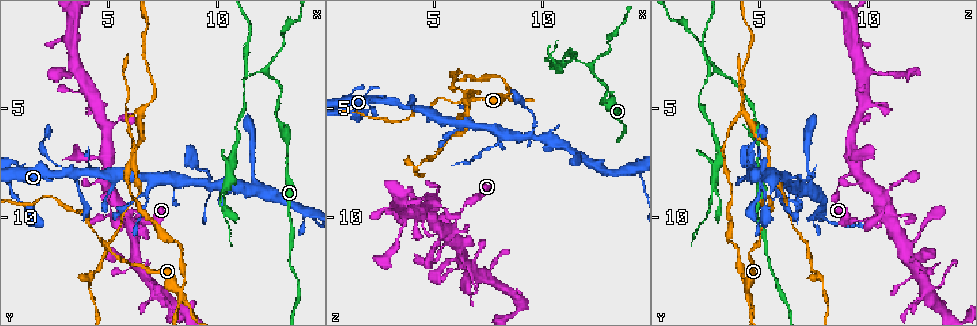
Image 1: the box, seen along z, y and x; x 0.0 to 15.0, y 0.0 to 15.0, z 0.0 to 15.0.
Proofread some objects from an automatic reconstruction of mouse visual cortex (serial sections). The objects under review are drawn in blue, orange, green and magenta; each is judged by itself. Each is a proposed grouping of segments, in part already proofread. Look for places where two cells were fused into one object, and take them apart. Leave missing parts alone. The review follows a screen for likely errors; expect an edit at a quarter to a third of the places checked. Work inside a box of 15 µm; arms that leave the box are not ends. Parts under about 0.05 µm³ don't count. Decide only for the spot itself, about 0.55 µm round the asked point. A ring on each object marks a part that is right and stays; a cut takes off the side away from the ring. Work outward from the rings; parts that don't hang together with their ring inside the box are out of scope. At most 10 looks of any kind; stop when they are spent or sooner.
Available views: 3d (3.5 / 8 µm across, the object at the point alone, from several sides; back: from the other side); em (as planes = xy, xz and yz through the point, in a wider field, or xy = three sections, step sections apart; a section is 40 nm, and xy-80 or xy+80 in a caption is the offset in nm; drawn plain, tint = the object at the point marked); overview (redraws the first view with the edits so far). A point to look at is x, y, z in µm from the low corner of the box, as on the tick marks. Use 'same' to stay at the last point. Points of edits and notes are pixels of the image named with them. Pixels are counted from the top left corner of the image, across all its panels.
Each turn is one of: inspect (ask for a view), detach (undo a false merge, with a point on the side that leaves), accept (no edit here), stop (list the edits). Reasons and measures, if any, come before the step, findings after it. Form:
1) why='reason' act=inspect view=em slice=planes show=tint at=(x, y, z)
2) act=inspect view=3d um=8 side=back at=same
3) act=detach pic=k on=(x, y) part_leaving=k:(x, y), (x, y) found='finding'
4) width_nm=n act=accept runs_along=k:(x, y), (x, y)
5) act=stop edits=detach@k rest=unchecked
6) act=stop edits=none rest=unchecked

why='thin arm on a thick one' act=inspect view=3d um=3.5 at=(3.2, 8.0, 4.8)

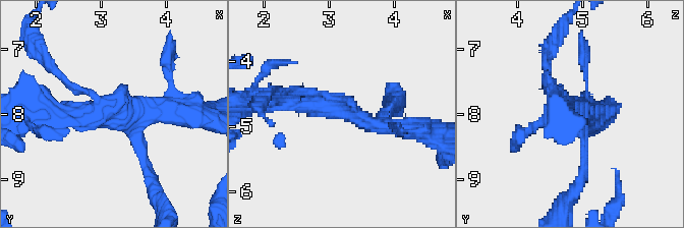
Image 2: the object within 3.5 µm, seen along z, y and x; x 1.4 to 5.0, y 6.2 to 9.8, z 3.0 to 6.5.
arms=4 arm_widths_nm=100,150,250,300 why='shape alone is not enough' act=inspect view=em slice=planes show=tint at=(3.25, 7.95, 4.75)

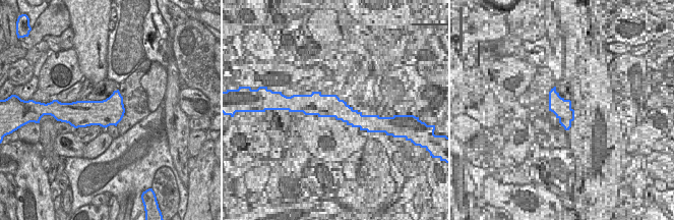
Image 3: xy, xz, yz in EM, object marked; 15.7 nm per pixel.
width_nm=420 act=accept runs_along=2:(282, 102), (413, 128) found='continuous, no second cell'

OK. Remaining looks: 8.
why='a fork' act=inspect view=3d um=8 at=(8.1, 8.3, 6.1)

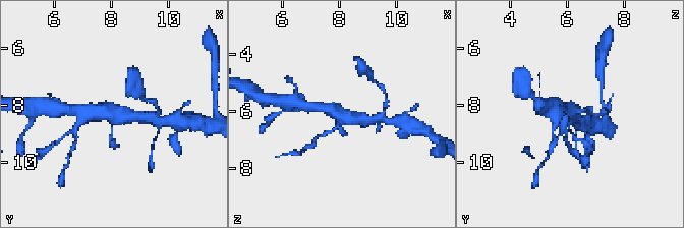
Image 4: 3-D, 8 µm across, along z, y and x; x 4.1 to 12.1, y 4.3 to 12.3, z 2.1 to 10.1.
act=inspect view=em slice=xy step=2 show=tint at=(8.2, 8.2, 6.2)

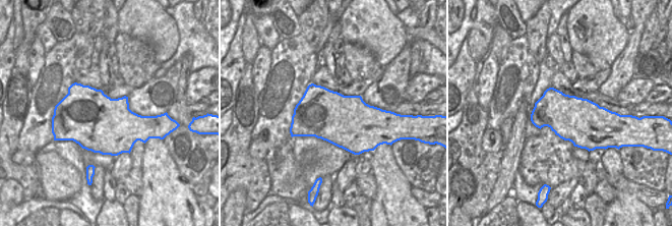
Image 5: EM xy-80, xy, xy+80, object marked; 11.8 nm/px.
act=detach pic=4 on=(590, 108) part_leaving=4:(336, 128), (318, 137), (311, 146), (301, 151) found='two cells meet here'

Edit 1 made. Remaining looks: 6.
why='see it whole again' act=inspect view=overview

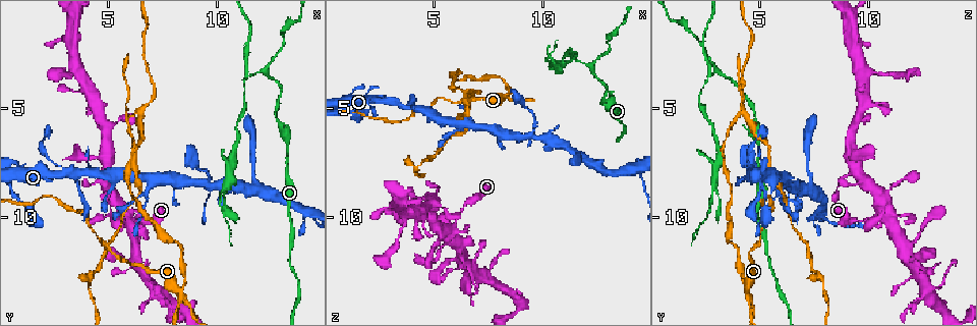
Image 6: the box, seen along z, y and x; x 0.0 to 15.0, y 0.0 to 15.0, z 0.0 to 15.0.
why='four or more arms meet' act=inspect view=3d um=3.5 at=(5.8, 9.8, 10.5)

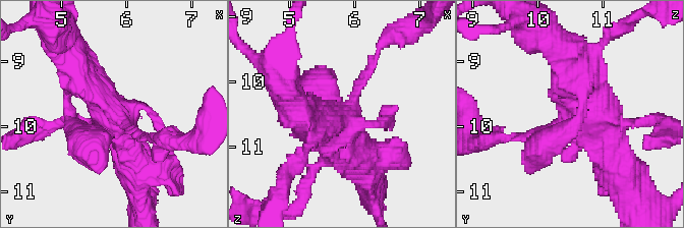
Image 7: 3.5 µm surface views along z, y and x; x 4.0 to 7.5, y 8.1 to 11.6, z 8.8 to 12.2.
act=inspect view=em slice=planes show=plain at=(5.85, 9.85, 10.60)

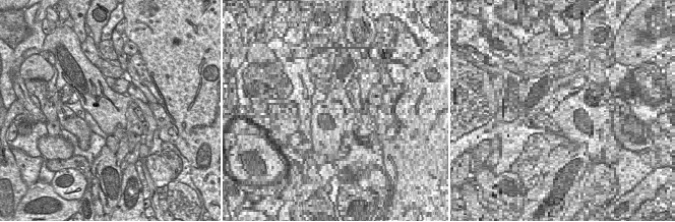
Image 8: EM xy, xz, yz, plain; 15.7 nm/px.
act=inspect view=em slice=planes show=tint at=same

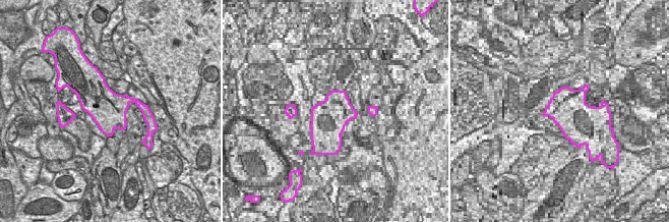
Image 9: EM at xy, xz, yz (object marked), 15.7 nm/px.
act=accept runs_along=7:(144, 136), (128, 130), (75, 67) found='continuous, no second cell'

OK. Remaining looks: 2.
why='sudden change in width' act=inspect view=3d um=3.5 at=(5.1, 8.1, 9.0)

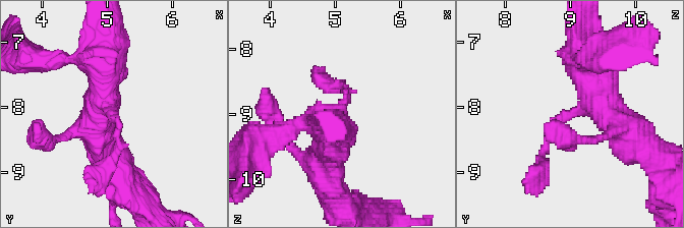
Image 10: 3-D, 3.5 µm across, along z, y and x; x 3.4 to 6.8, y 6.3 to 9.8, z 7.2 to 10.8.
why='need the tissue' act=inspect view=em slice=xy step=1 show=tint at=(5.05, 8.10, 8.90)

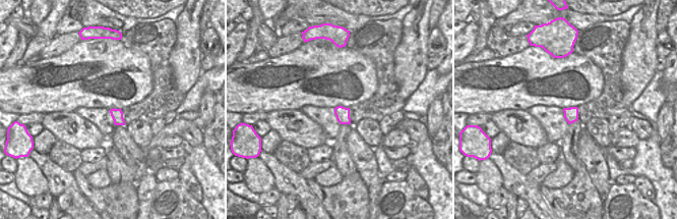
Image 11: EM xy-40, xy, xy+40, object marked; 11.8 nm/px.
act=accept found='continuous, no second cell'

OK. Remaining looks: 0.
act=stop edits=detach@4 rest=unchecked

